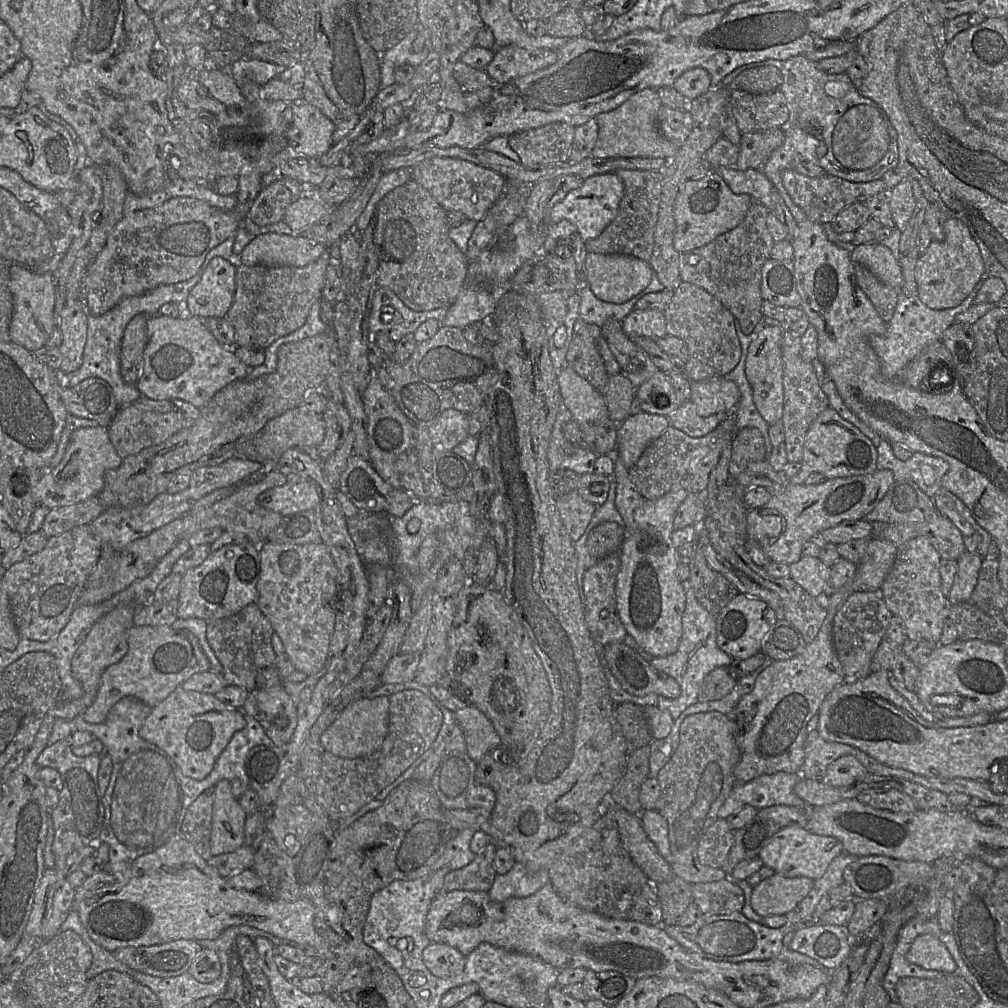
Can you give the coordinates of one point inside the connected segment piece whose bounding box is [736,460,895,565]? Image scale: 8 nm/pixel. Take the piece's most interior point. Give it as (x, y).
(795, 513)

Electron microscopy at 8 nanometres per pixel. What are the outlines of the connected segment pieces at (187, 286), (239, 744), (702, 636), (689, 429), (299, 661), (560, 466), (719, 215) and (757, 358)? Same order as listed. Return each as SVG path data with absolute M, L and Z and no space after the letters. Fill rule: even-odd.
M201 267L195 276L186 281L160 285L142 295L125 297L102 315L90 314L88 317L88 336L82 365L75 372L68 375L59 371L59 381L61 381L63 387L73 387L87 378L98 377L108 382L111 386L119 409L133 404L142 394L135 384L128 384L123 380L120 365L122 338L127 325L139 314L147 314L150 317L157 315L159 309L167 303L186 302L192 289L201 280L204 269L205 267Z
M126 696L109 710L105 721L99 724L85 721L82 715L72 720L56 719L47 741L47 746L51 746L58 741L65 740L76 731L87 731L95 739L102 742L104 751L112 759L112 774L103 795L104 822L97 843L105 843L109 847L109 861L105 866L105 872L112 874L117 884L127 884L129 882L132 864L136 858L153 852L165 844L172 835L180 832L181 823L188 807L204 791L214 788L221 780L232 781L233 779L239 779L249 785L246 760L252 748L259 745L275 746L266 735L261 724L253 717L245 715L245 728L232 736L226 748L217 758L210 774L203 780L194 780L184 776L180 768L163 750L139 736L139 730L150 714L151 709L141 700L133 696Z
M689 581L682 582L686 595L686 608L682 616L683 634L677 651L665 657L653 657L649 662L657 670L674 678L680 685L681 693L676 699L658 696L658 706L666 709L675 720L690 705L698 702L698 693L705 677L715 668L721 666L729 667L734 659L725 653L717 644L716 616L708 612L697 600L694 590Z
M686 401L670 416L669 427L672 426L690 437L699 438L708 435L724 420L725 413L717 413L707 417L697 413L697 407L692 401Z
M265 541L259 545L259 553L260 574L256 603L283 642L285 653L289 656L294 669L307 676L313 675L323 667L327 659L335 629L336 614L330 601L336 594L338 568L329 548L323 542L296 545Z
M562 404L553 424L547 451L550 471L572 470L579 475L593 474L598 455L589 448L574 446L565 439L562 427L572 420L572 413Z
M717 171L700 180L687 180L674 203L675 249L687 253L734 229L744 220L753 201L747 194L734 194Z
M766 325L750 344L745 364L745 375L752 388L753 402L769 425L780 421L783 414L783 332L779 326Z

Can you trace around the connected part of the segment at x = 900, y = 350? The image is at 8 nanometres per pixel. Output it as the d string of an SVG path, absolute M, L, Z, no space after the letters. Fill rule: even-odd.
M981 279L969 295L956 307L934 310L924 305L917 295L906 295L899 291L898 300L892 318L887 322L884 335L872 335L870 344L879 358L881 373L889 379L900 379L904 367L919 355L927 346L940 341L944 331L954 323L955 317L968 309L982 285Z

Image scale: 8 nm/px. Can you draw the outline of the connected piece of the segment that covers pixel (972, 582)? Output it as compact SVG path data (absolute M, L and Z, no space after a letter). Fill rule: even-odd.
M965 551L957 561L957 572L948 600L952 605L969 602L978 581L983 557Z

